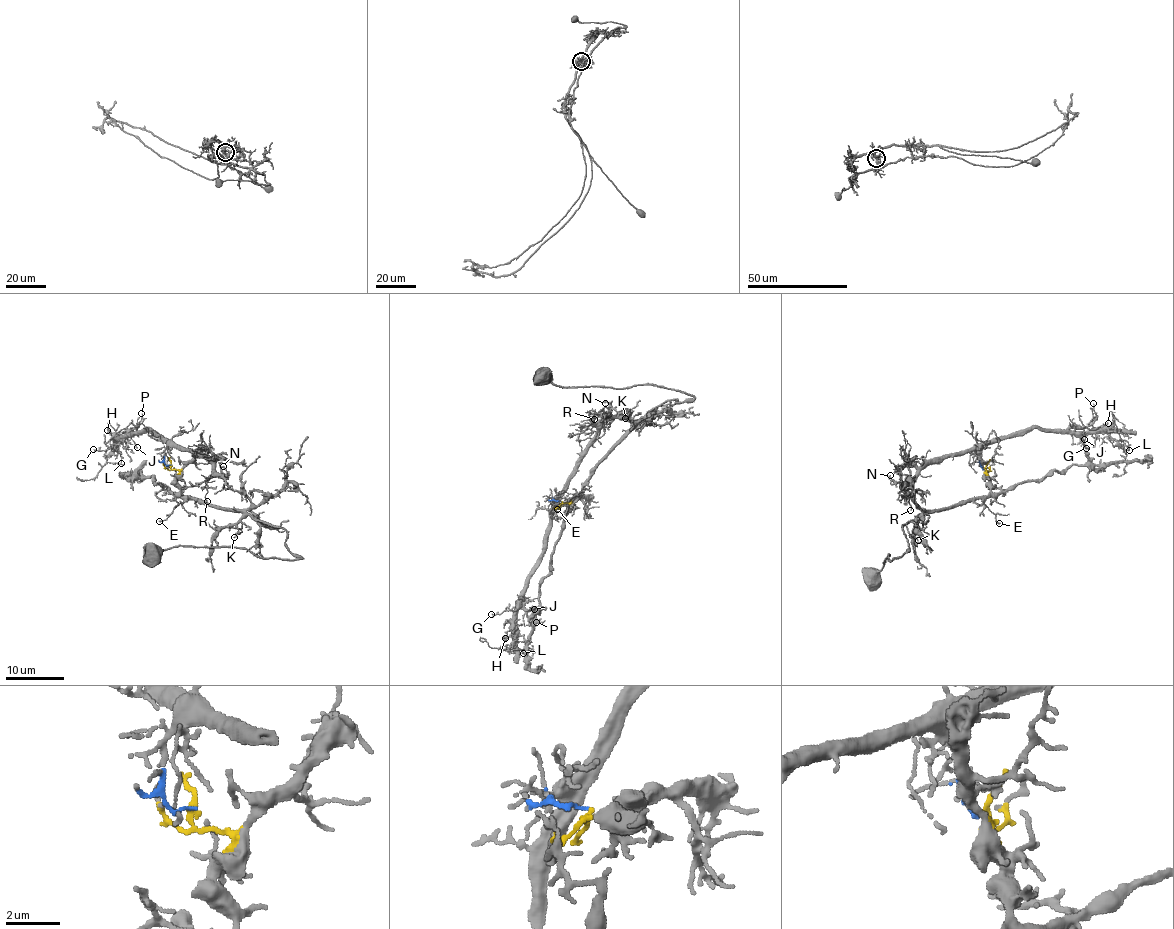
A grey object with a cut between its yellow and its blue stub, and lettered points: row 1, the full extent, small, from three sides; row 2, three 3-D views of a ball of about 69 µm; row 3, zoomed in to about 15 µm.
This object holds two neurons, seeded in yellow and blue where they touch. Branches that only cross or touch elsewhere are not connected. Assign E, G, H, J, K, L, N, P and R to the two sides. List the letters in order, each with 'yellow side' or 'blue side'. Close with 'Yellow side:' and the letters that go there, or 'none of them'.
E: yellow side
G: blue side
H: blue side
J: blue side
K: yellow side
L: blue side
N: blue side
P: blue side
R: blue side
Yellow side: E, K

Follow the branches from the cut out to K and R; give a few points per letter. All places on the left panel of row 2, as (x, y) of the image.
K: (171, 464), (178, 472), (176, 485), (184, 495), (242, 513), (238, 533), (233, 538)
R: (171, 464), (164, 462), (166, 449), (177, 447), (201, 456), (211, 464), (212, 472), (205, 482), (206, 502)

